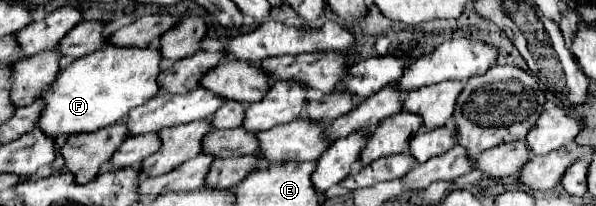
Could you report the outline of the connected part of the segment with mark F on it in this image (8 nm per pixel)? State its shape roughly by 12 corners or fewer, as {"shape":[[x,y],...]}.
{"shape":[[102,47],[40,93],[48,137],[94,133],[158,95],[158,49]]}

